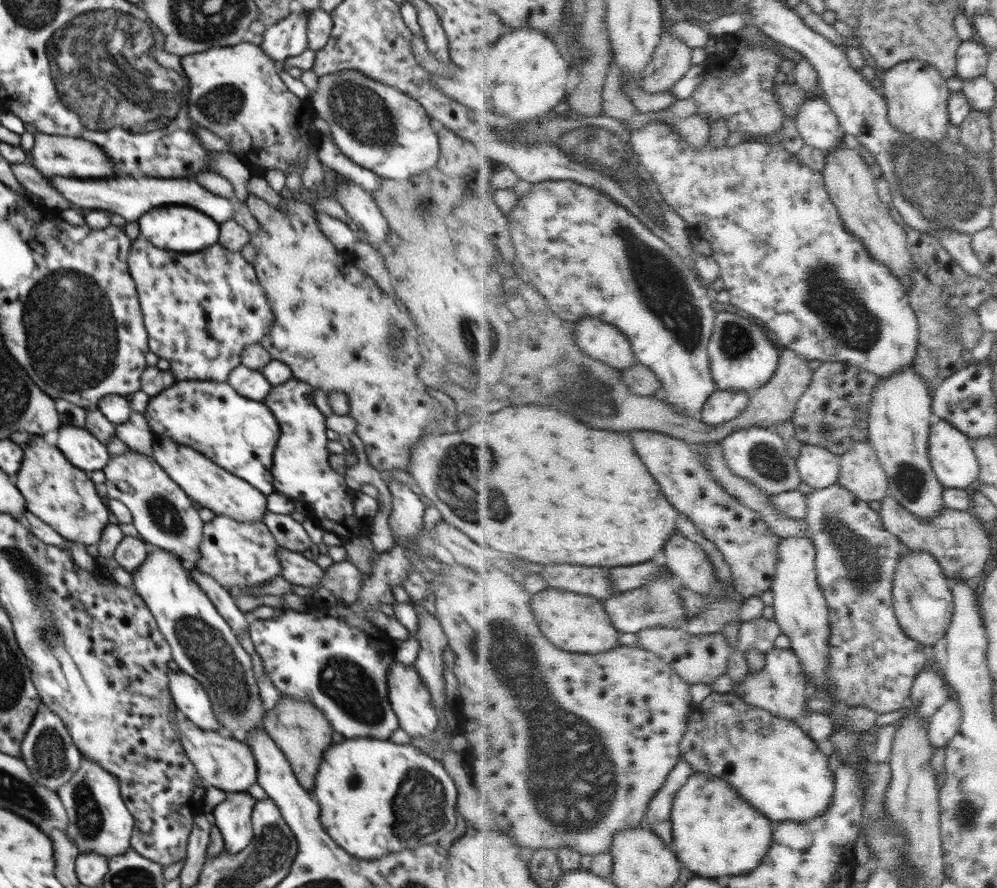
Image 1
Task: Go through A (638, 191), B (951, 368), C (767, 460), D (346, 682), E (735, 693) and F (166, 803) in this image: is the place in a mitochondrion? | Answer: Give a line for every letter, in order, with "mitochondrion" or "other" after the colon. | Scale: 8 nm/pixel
A: mitochondrion
B: other
C: mitochondrion
D: mitochondrion
E: other
F: other

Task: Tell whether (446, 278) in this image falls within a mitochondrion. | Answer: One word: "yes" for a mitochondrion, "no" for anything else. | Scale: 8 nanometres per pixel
no

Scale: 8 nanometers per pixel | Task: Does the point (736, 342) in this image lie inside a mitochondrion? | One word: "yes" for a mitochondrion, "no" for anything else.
yes

